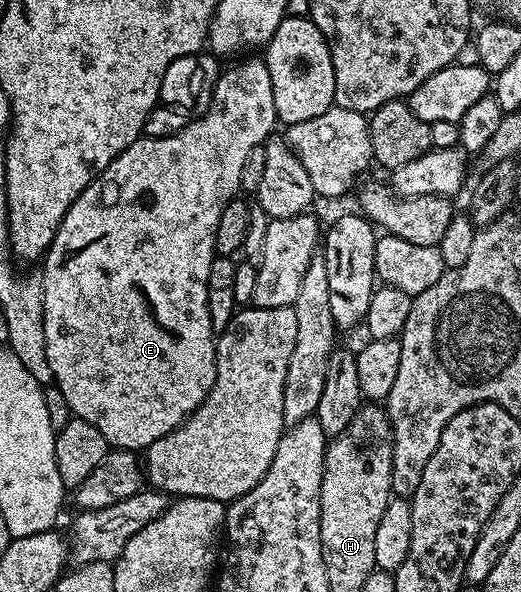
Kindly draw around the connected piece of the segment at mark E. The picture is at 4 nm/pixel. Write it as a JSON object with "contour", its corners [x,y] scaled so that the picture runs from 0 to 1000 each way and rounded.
{"contour":[[[480,93],[459,110],[424,118],[411,149],[411,166],[393,191],[359,203],[344,225],[321,231],[265,231],[207,282],[182,297],[157,328],[131,350],[123,370],[111,380],[107,397],[79,443],[81,537],[84,539],[84,579],[92,593],[92,620],[102,649],[119,662],[136,699],[184,721],[213,753],[251,762],[276,762],[299,742],[340,725],[365,699],[380,693],[384,679],[399,667],[415,640],[415,559],[399,532],[399,465],[413,438],[411,405],[422,377],[422,356],[440,340],[459,331],[468,275],[488,248],[509,245],[526,211],[536,209],[530,167],[522,160],[522,127],[514,127],[509,101]]]}

